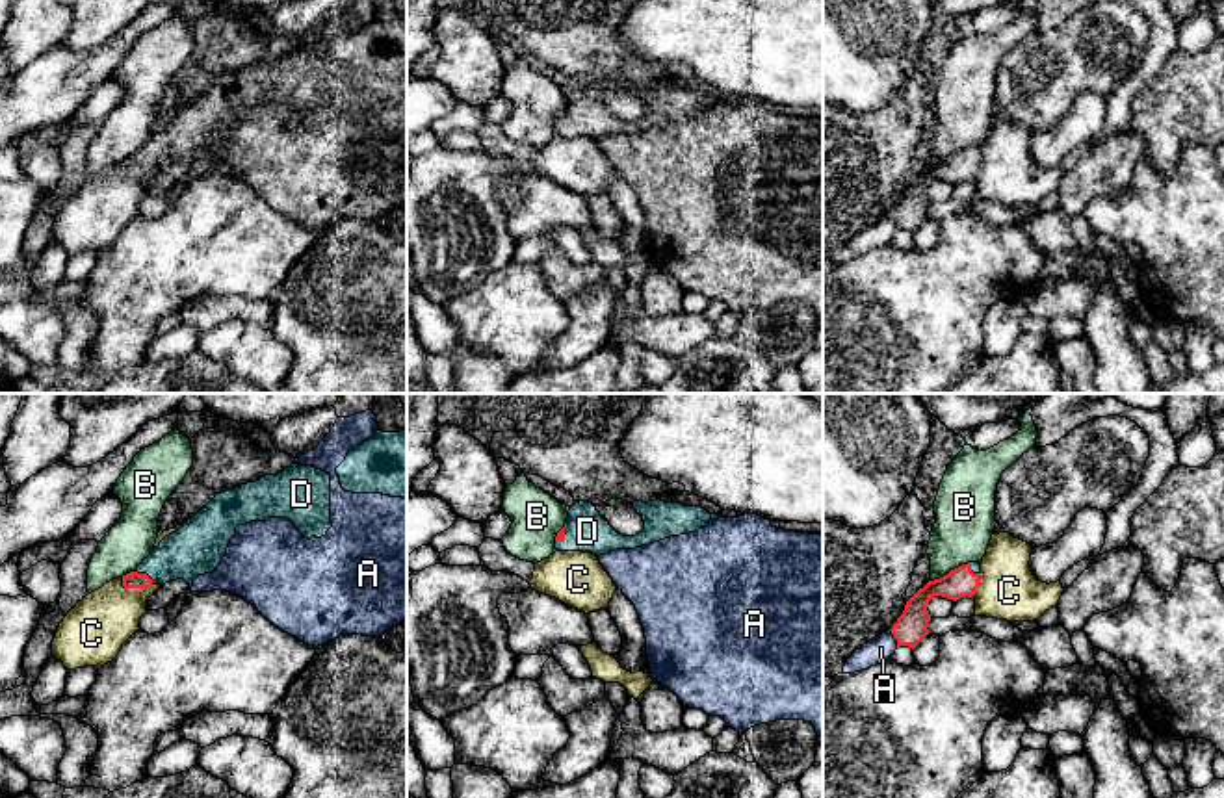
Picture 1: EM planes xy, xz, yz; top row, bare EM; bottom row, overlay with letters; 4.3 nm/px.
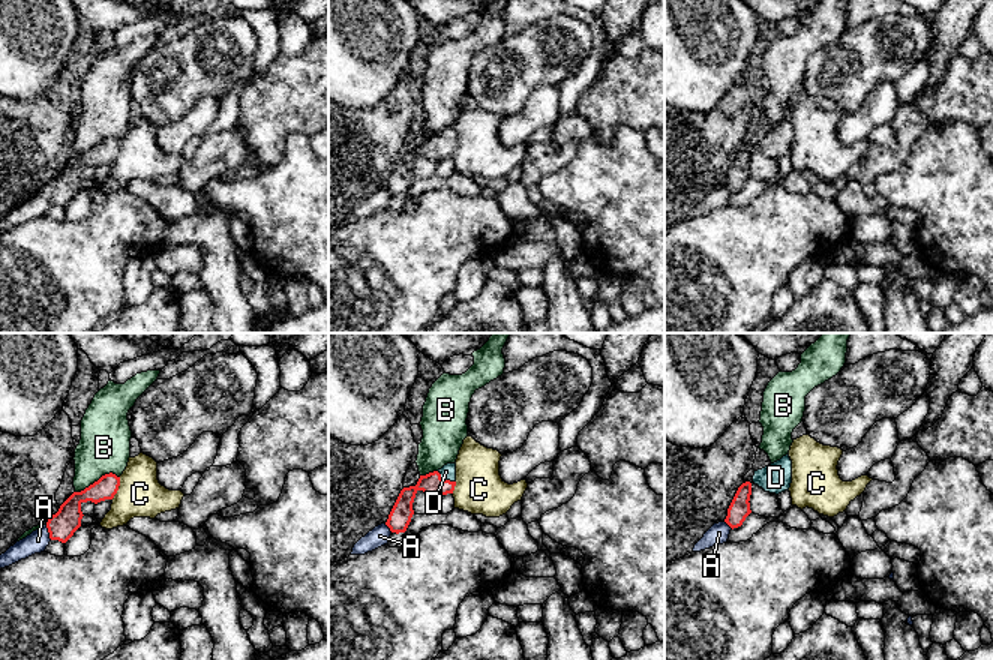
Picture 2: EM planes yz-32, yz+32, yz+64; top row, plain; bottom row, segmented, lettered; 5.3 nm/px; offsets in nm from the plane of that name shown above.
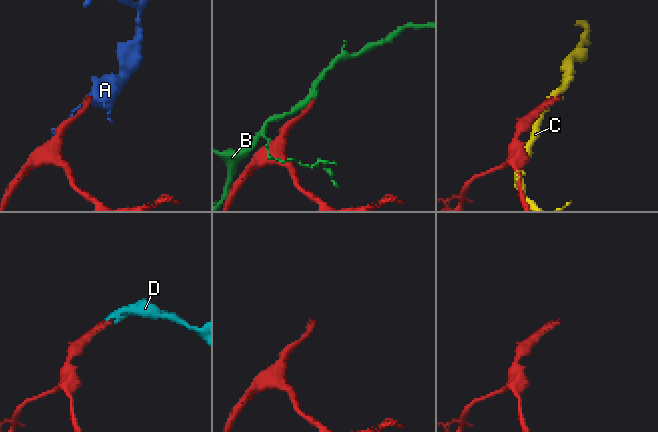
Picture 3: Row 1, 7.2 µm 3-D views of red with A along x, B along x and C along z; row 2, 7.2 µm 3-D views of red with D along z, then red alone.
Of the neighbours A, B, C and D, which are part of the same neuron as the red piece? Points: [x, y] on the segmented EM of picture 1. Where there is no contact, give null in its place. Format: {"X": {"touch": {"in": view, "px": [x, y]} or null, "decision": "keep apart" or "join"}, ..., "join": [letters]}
{"A": {"touch": {"in": "yz", "px": [894, 637]}, "decision": "keep apart"}, "B": {"touch": {"in": "yz", "px": [951, 570]}, "decision": "keep apart"}, "C": {"touch": {"in": "xy", "px": [134, 587]}, "decision": "keep apart"}, "D": {"touch": {"in": "xy", "px": [145, 574]}, "decision": "join"}, "join": ["D"]}

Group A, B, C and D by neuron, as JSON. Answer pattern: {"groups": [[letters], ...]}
{"groups": [["A"], ["B"], ["C"], ["D"]]}

